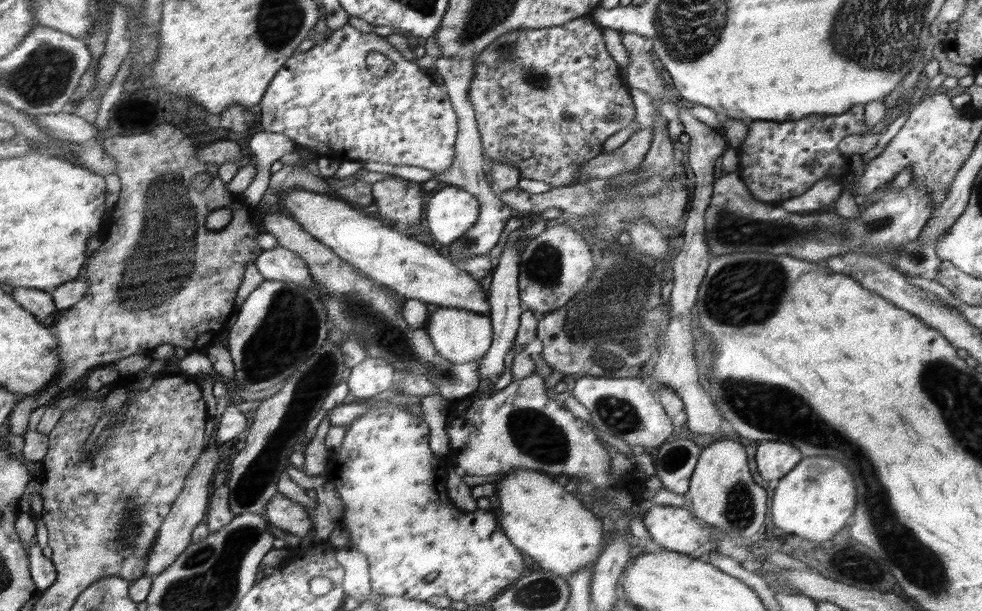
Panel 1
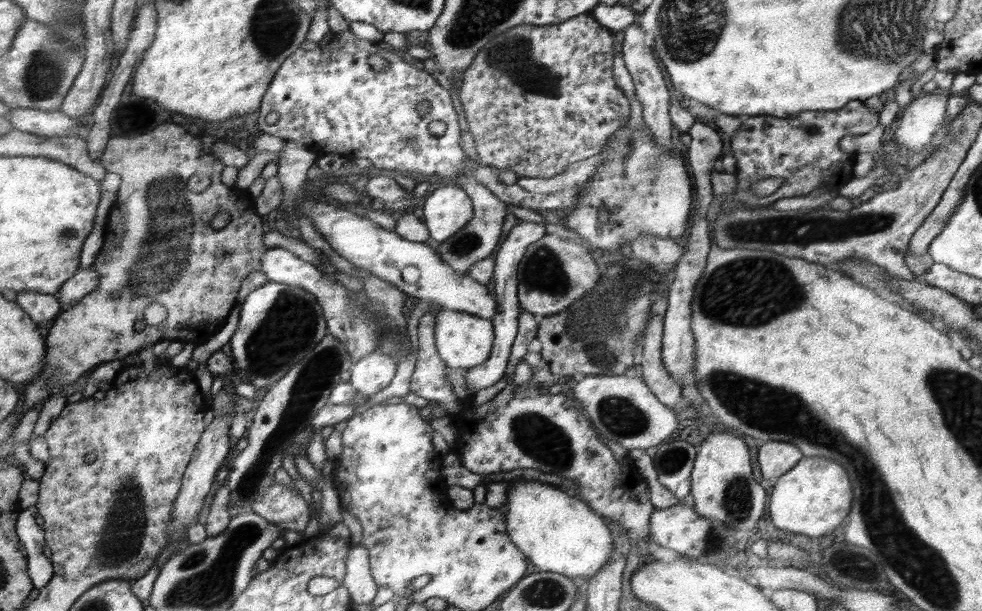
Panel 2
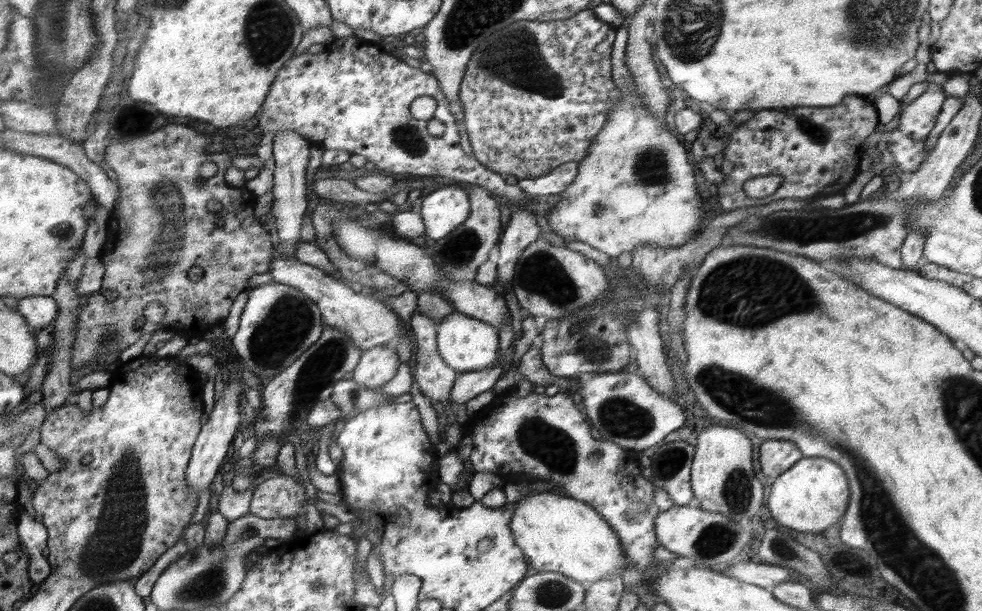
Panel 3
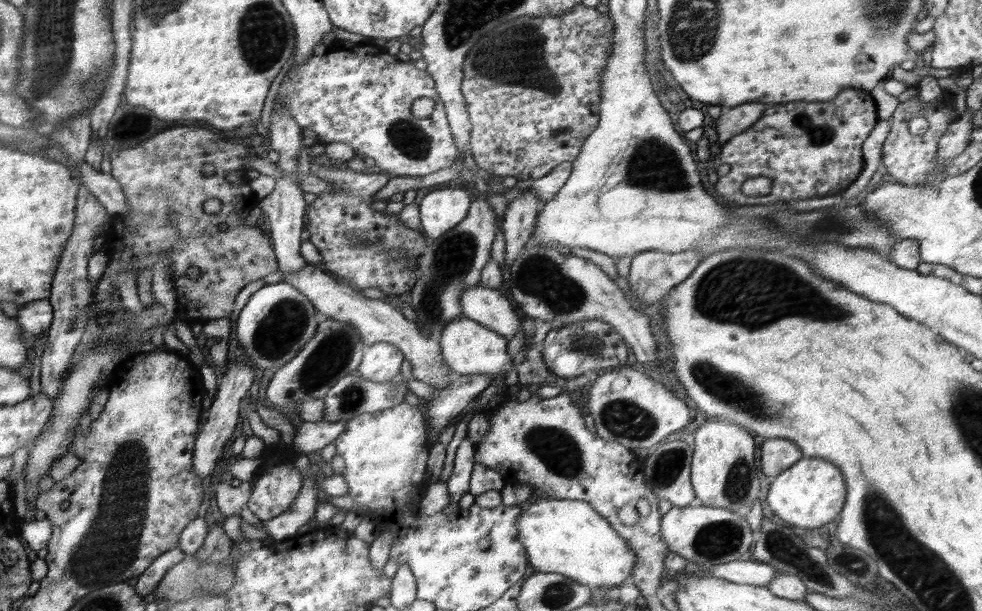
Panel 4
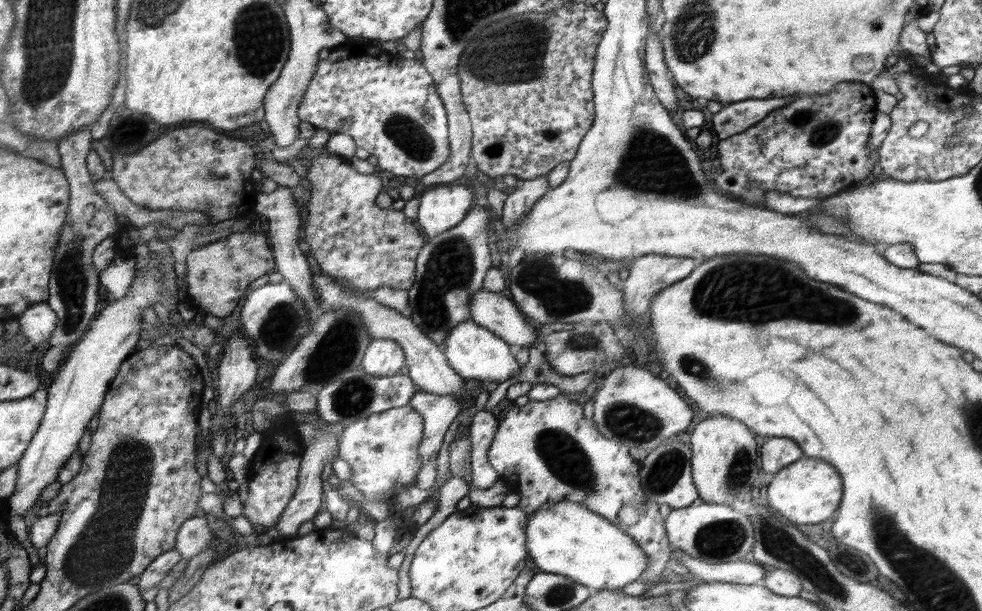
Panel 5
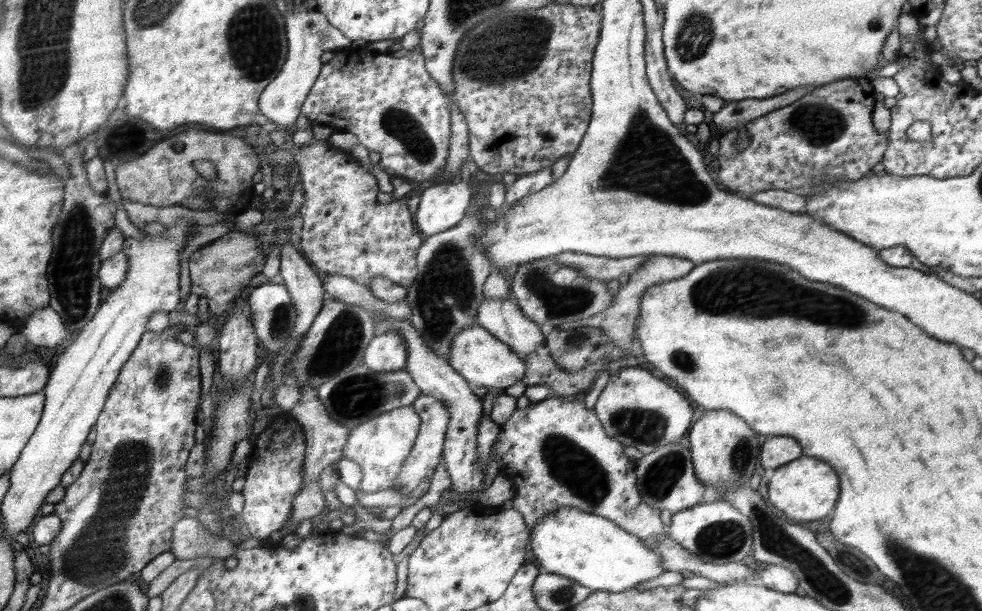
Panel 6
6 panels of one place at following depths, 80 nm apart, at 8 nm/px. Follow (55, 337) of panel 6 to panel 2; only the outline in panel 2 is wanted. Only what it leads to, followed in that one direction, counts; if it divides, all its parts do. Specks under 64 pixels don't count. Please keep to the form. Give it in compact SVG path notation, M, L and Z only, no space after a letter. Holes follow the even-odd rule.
M20 292L15 302L37 323L54 319L63 309L55 295L43 292Z

